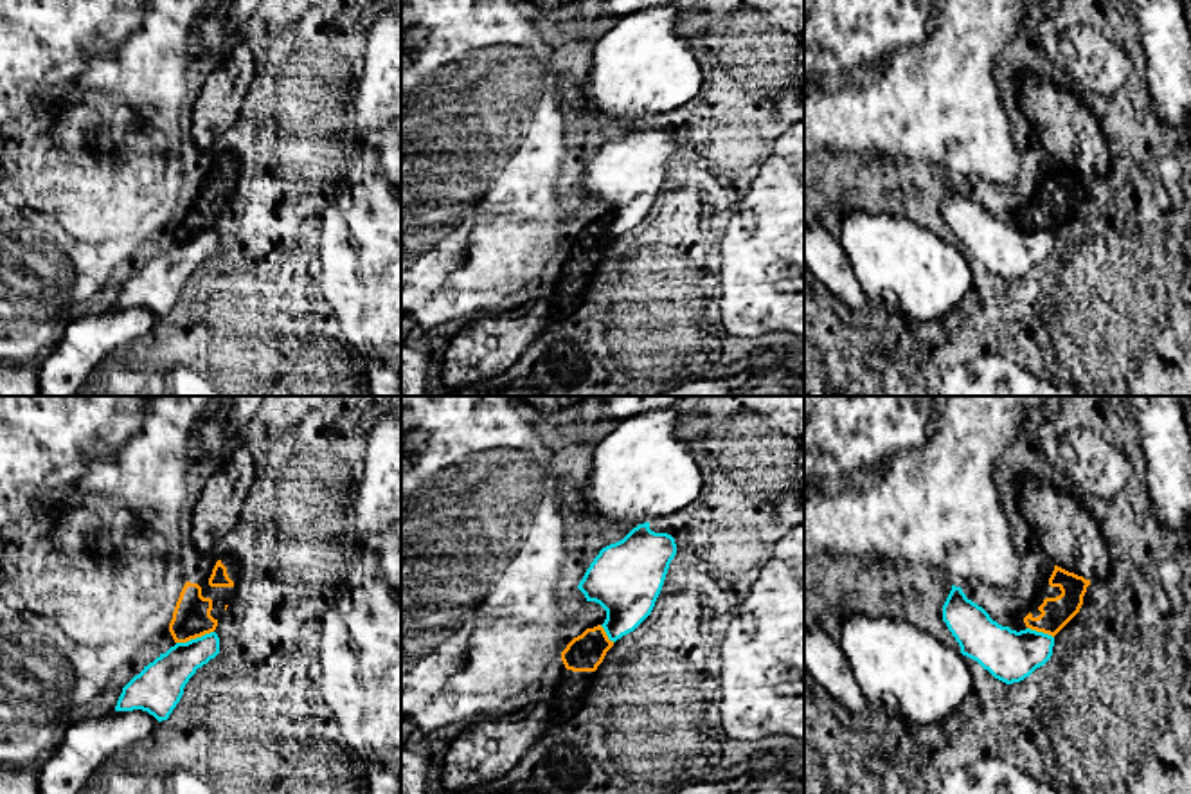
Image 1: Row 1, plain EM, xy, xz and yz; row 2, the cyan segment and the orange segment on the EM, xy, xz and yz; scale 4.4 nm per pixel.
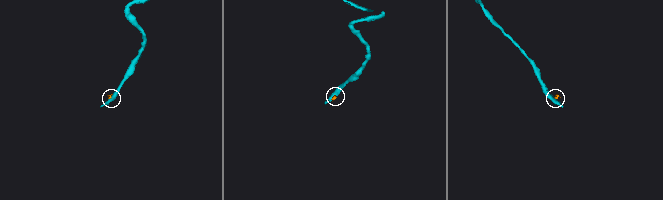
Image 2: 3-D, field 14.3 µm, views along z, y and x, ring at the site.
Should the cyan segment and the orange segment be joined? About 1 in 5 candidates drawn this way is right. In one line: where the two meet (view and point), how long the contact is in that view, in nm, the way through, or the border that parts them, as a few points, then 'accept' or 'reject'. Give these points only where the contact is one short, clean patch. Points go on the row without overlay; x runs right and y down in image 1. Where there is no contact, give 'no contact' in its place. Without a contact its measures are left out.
meets cyan in xy at (197, 234); contact 180 nm long; border along xy (213, 227), (177, 240); reject

